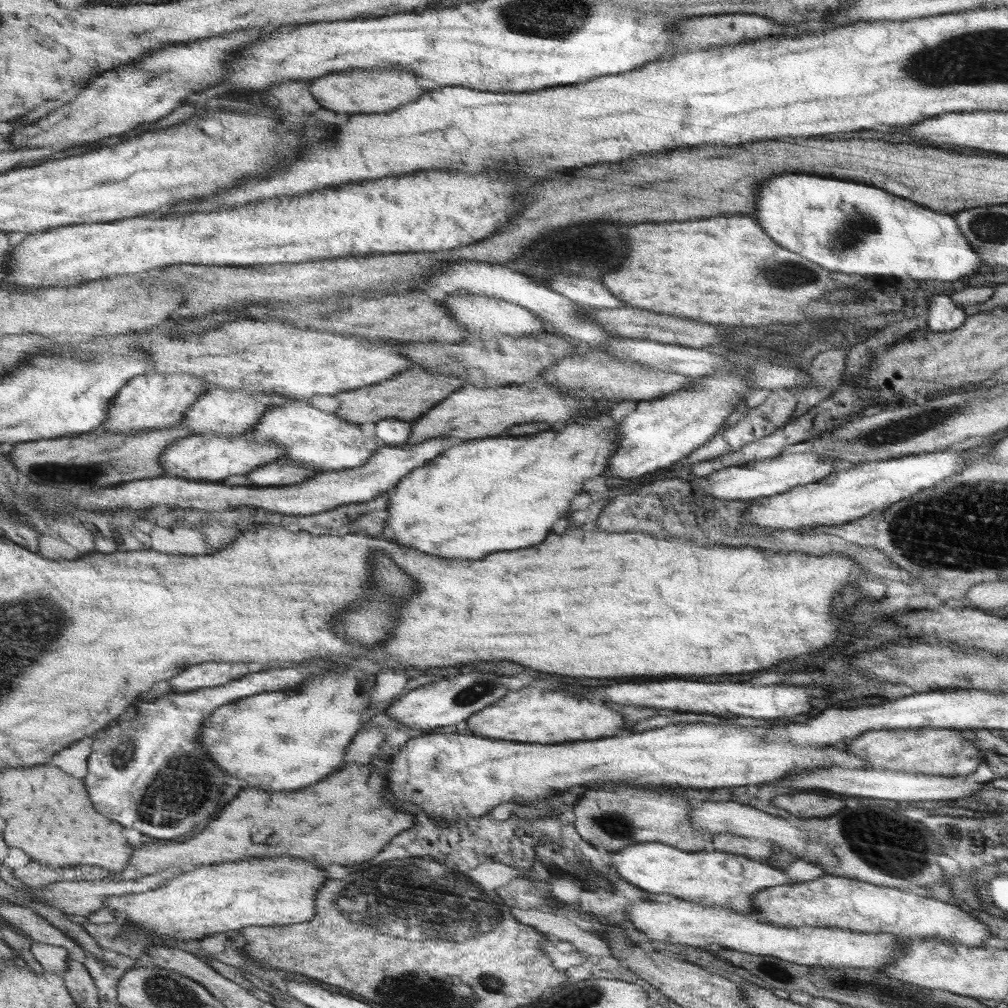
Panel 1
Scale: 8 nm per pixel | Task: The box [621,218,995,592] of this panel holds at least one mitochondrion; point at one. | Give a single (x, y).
(893, 431)

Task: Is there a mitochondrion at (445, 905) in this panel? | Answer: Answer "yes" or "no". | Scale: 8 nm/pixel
yes

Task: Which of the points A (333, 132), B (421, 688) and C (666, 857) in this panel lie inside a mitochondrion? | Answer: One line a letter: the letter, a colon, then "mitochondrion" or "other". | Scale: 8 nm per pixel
A: other
B: other
C: other

